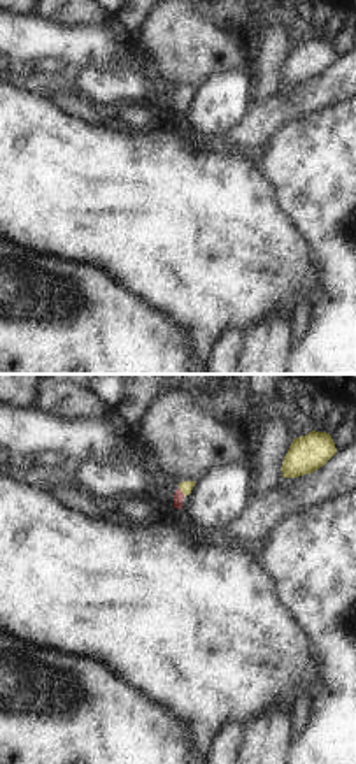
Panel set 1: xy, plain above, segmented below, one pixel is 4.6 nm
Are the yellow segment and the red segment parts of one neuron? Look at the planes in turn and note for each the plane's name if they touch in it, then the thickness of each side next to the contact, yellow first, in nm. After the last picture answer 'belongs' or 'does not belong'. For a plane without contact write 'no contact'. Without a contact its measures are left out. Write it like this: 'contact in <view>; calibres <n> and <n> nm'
contact in xy; calibres 60 and 50 nm

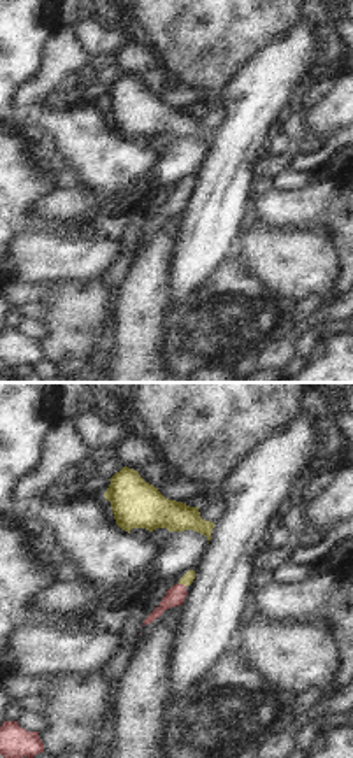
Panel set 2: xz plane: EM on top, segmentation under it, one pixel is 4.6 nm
contact in xz; calibres 60 and 90 nm

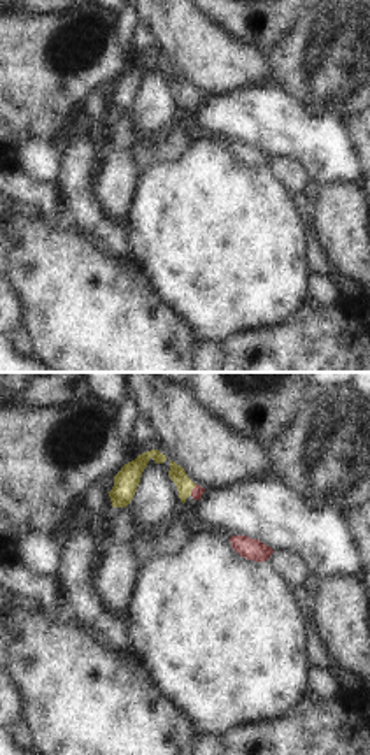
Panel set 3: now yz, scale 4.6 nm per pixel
contact in yz; calibres 80 and 60 nm

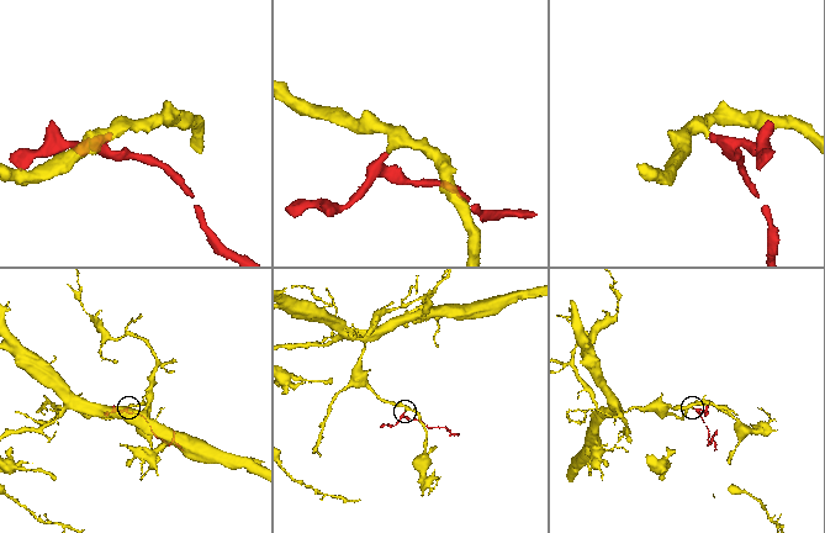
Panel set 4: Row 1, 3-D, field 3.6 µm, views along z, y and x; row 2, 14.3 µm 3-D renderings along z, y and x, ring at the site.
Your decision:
belongs

